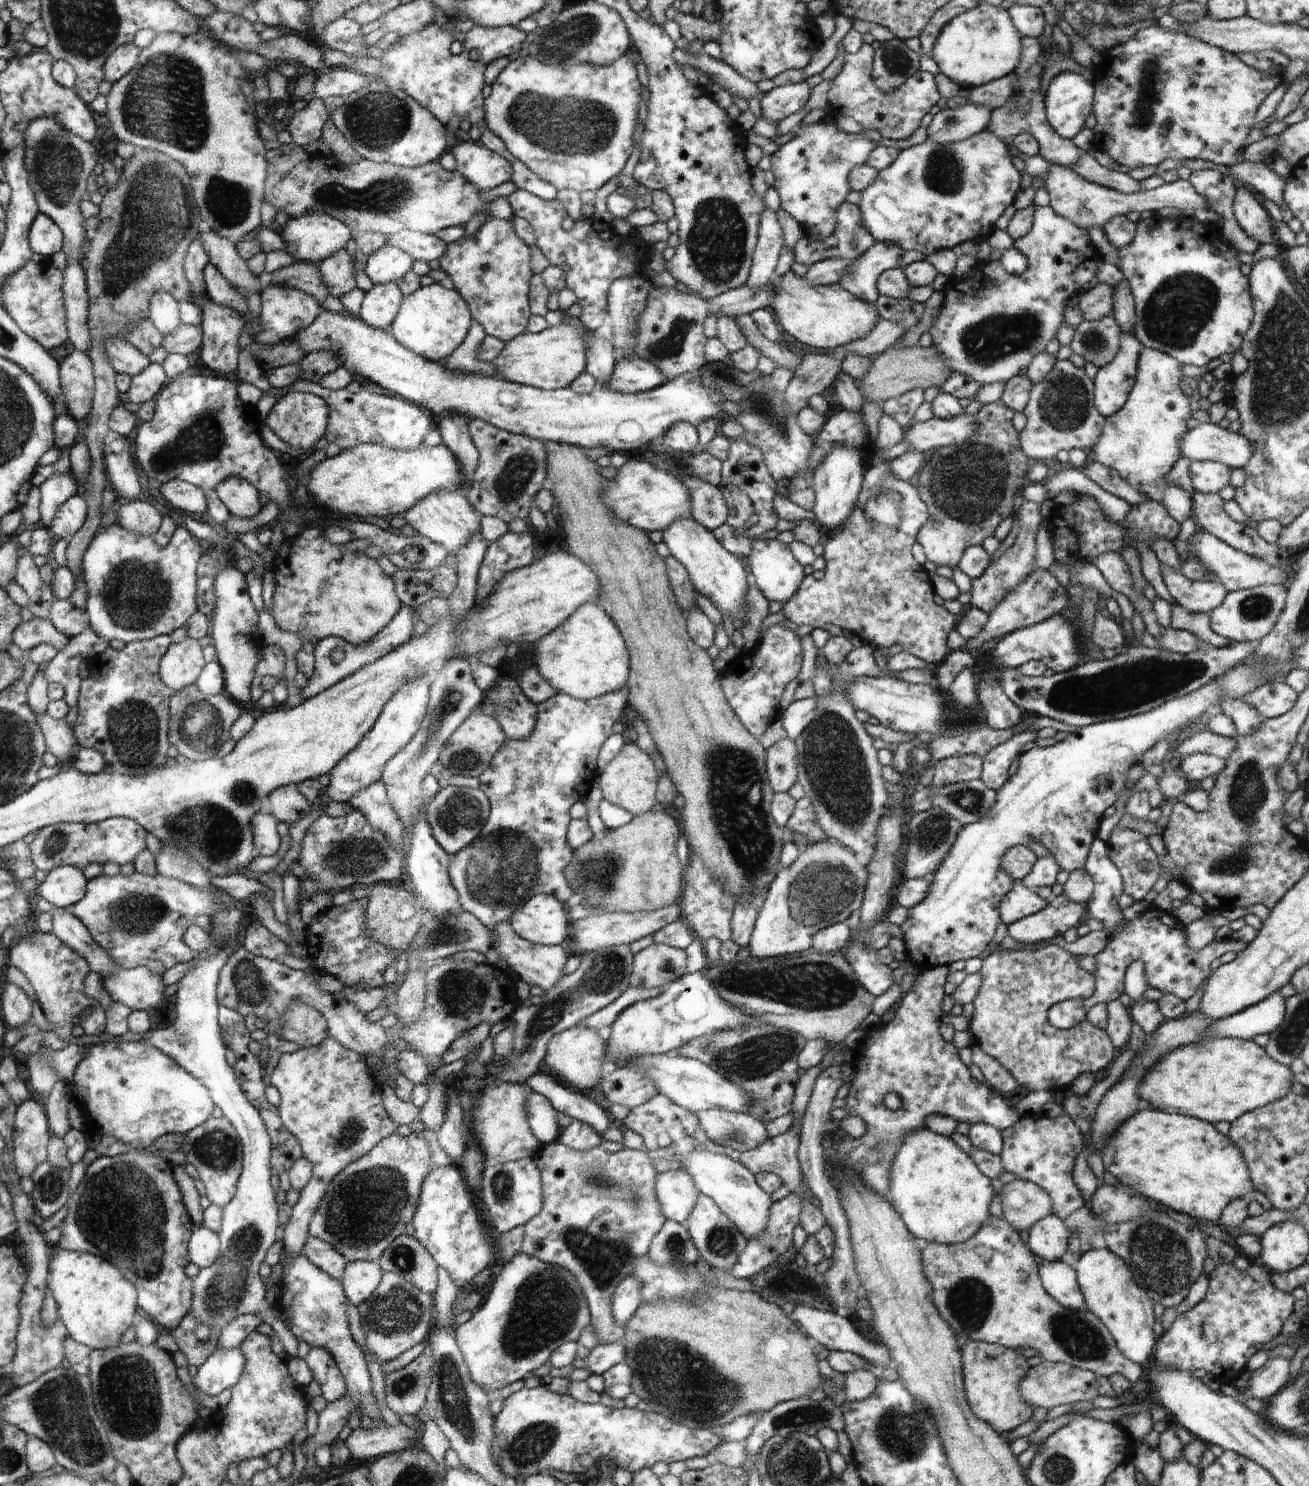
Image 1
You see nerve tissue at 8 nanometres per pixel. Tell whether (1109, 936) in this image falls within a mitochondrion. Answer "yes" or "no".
no

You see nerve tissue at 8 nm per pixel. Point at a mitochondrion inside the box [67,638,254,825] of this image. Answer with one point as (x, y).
(133, 729)

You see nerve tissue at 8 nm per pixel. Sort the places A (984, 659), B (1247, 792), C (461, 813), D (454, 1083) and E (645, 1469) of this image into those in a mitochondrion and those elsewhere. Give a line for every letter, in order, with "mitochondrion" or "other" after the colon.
A: other
B: mitochondrion
C: mitochondrion
D: other
E: other

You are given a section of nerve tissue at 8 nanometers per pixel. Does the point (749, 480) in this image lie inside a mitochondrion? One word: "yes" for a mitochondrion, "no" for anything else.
no

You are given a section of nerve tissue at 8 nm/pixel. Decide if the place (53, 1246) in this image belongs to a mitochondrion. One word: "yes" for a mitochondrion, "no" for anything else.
no

